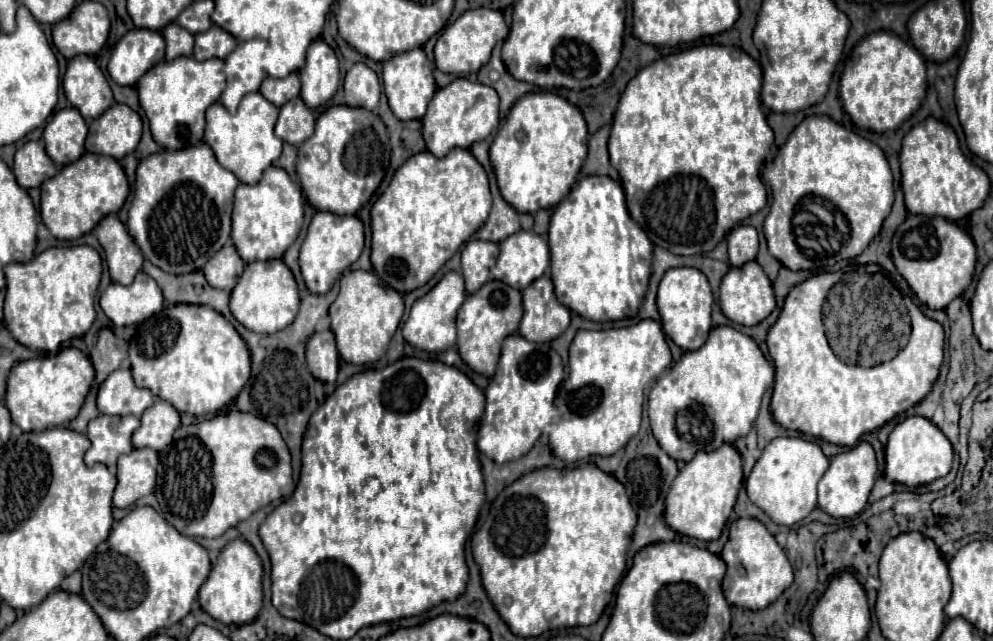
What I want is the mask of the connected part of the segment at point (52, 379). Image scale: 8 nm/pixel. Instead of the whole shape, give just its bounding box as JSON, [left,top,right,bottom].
[4,347,96,431]

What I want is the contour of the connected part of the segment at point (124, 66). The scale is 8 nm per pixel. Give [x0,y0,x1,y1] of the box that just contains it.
[108,29,164,87]

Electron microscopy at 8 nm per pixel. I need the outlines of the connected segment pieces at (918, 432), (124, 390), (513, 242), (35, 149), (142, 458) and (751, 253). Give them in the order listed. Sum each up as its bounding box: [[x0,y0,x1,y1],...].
[[886,415,954,487],[98,369,154,417],[492,231,550,289],[14,141,56,187],[114,449,158,507],[730,225,758,267]]

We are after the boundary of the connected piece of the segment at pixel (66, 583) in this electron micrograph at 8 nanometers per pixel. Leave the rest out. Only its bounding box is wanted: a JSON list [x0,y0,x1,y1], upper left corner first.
[62,571,82,593]

